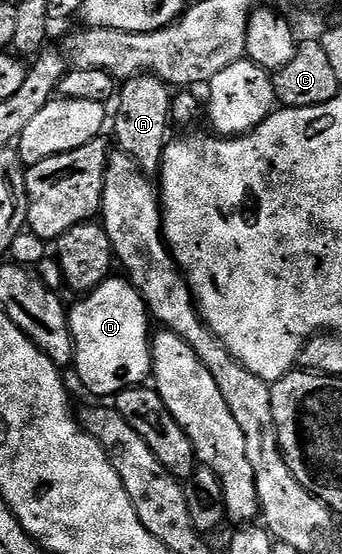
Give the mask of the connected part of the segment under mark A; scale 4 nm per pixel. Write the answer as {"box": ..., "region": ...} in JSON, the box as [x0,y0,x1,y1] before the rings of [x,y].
{"box":[116,75,173,177],"region":[[[136,75],[133,79],[123,80],[118,91],[120,108],[116,111],[116,139],[120,142],[119,150],[125,151],[149,177],[159,172],[164,161],[164,148],[170,142],[168,123],[173,122],[173,98],[169,84],[163,83],[157,75]]]}

